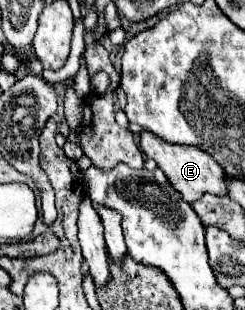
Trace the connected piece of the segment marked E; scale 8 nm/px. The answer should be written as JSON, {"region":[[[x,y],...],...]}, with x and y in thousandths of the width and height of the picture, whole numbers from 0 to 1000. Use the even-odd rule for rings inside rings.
{"region":[[[596,419],[571,432],[571,477],[580,477],[580,490],[604,510],[637,516],[645,542],[678,561],[678,574],[694,581],[694,594],[710,600],[710,613],[735,619],[743,645],[759,645],[767,658],[792,658],[841,619],[849,626],[882,626],[882,632],[931,632],[931,619],[922,619],[922,561],[873,523],[873,510],[857,497],[824,490],[816,477],[686,465],[661,445],[645,445],[645,439],[629,439],[620,426],[596,426]]]}

